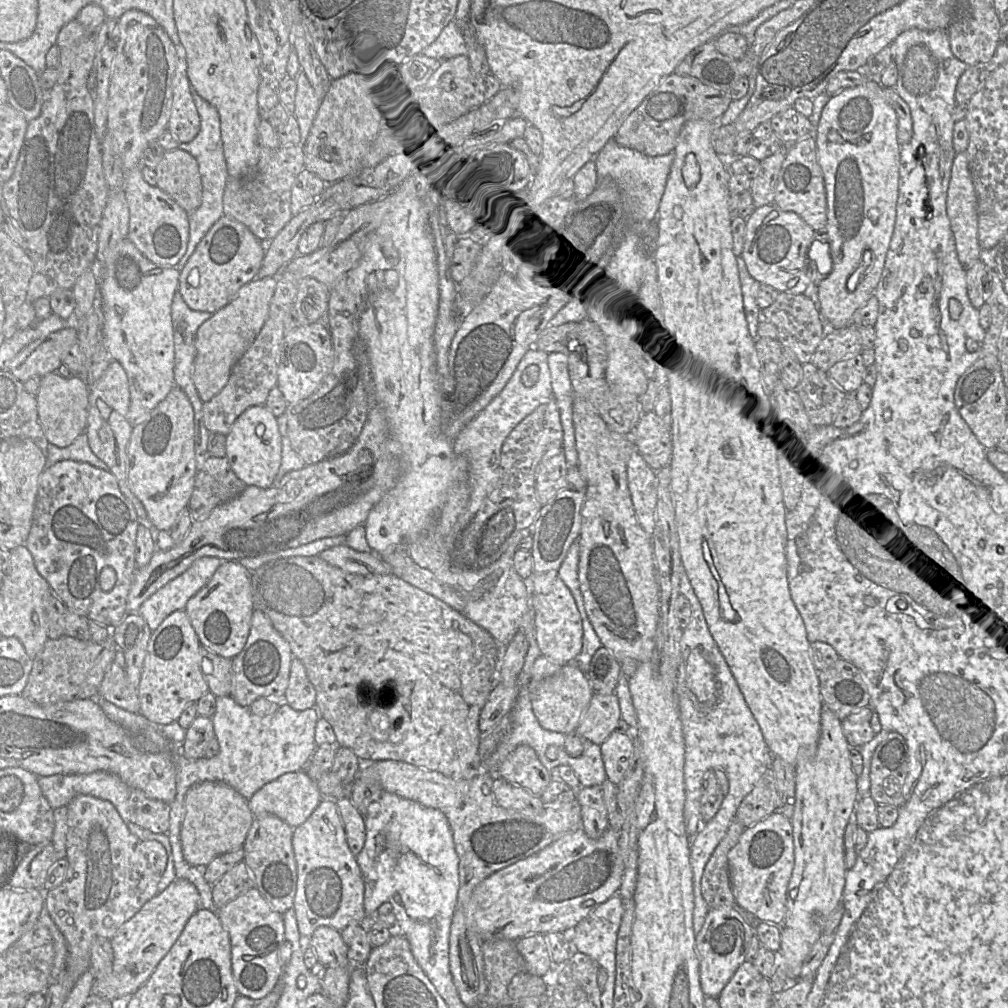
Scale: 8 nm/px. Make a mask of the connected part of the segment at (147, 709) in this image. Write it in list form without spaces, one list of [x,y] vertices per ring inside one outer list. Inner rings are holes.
[[[184,610],[170,614],[152,631],[137,687],[142,716],[157,726],[177,722],[184,709],[210,691],[201,669],[201,643]]]

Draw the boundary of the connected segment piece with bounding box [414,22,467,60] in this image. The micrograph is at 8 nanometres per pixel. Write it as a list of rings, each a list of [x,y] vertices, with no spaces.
[[[449,23],[443,28],[439,36],[414,59],[446,60],[467,54],[463,35],[455,24]]]

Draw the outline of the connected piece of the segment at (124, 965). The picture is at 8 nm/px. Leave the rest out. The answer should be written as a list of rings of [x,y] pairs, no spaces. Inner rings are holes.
[[[176,879],[162,892],[158,892],[141,909],[126,921],[110,940],[114,953],[112,972],[101,980],[95,980],[92,994],[113,1000],[132,996],[151,976],[161,959],[169,952],[178,939],[189,918],[199,909],[200,895],[196,886],[186,879]]]

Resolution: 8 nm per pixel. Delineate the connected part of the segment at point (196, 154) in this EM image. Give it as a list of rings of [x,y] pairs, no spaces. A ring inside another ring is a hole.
[[[192,87],[191,94],[200,116],[200,130],[191,142],[185,144],[180,143],[179,149],[190,153],[198,163],[202,180],[202,201],[201,205],[189,214],[189,240],[187,250],[178,264],[174,266],[179,271],[188,262],[198,243],[223,216],[223,195],[229,179],[221,139],[219,113],[213,105],[204,100]]]

